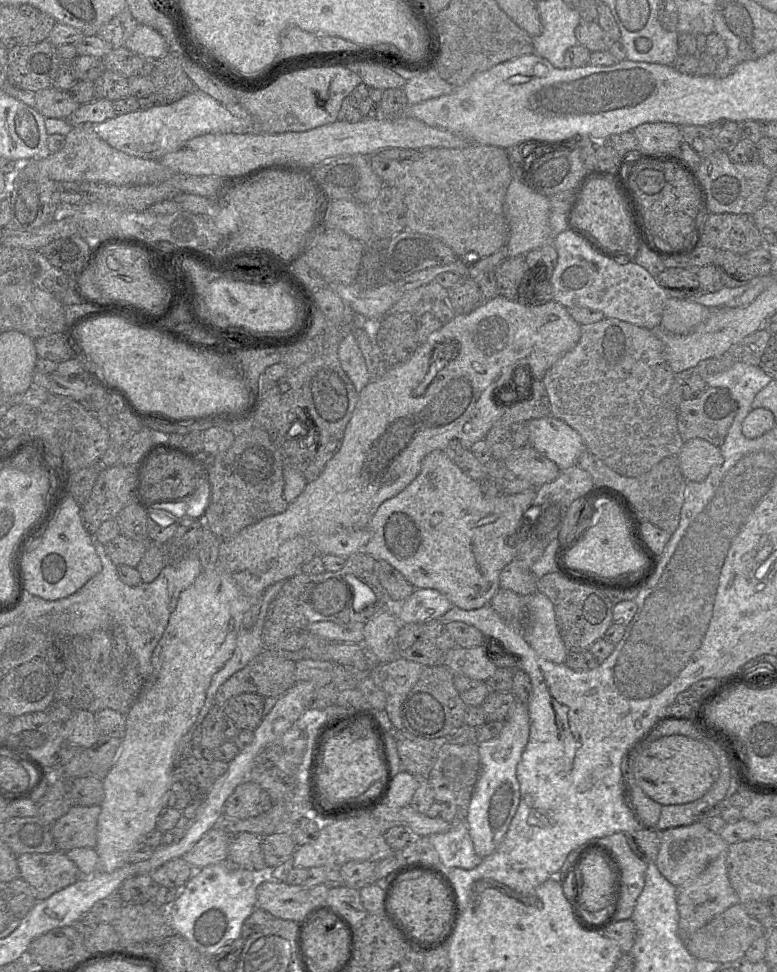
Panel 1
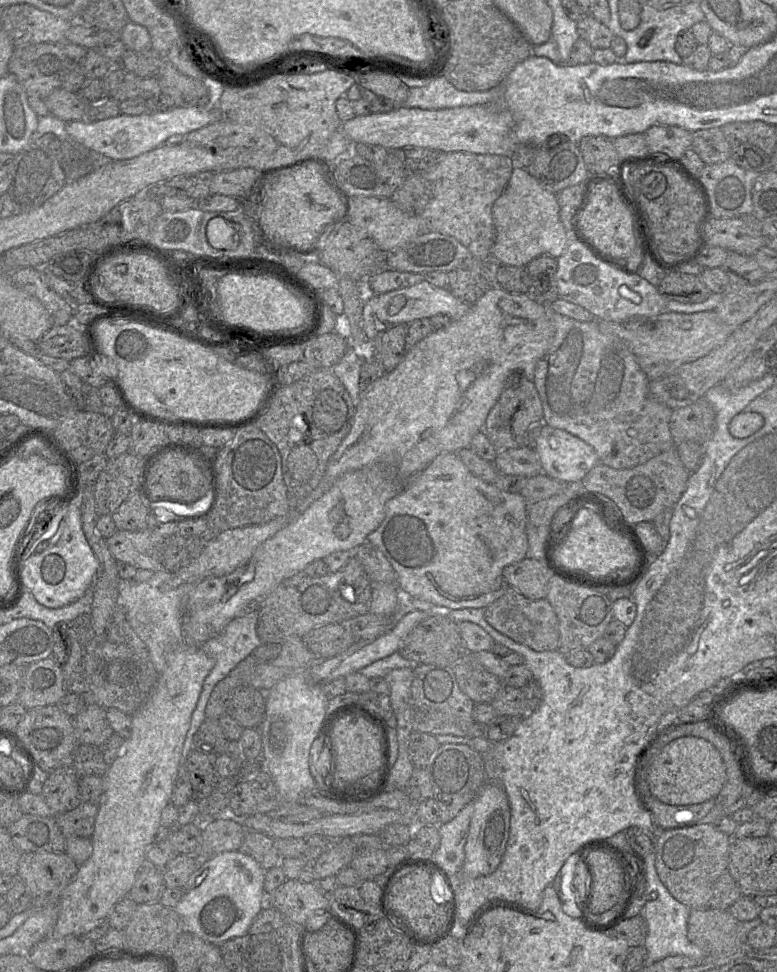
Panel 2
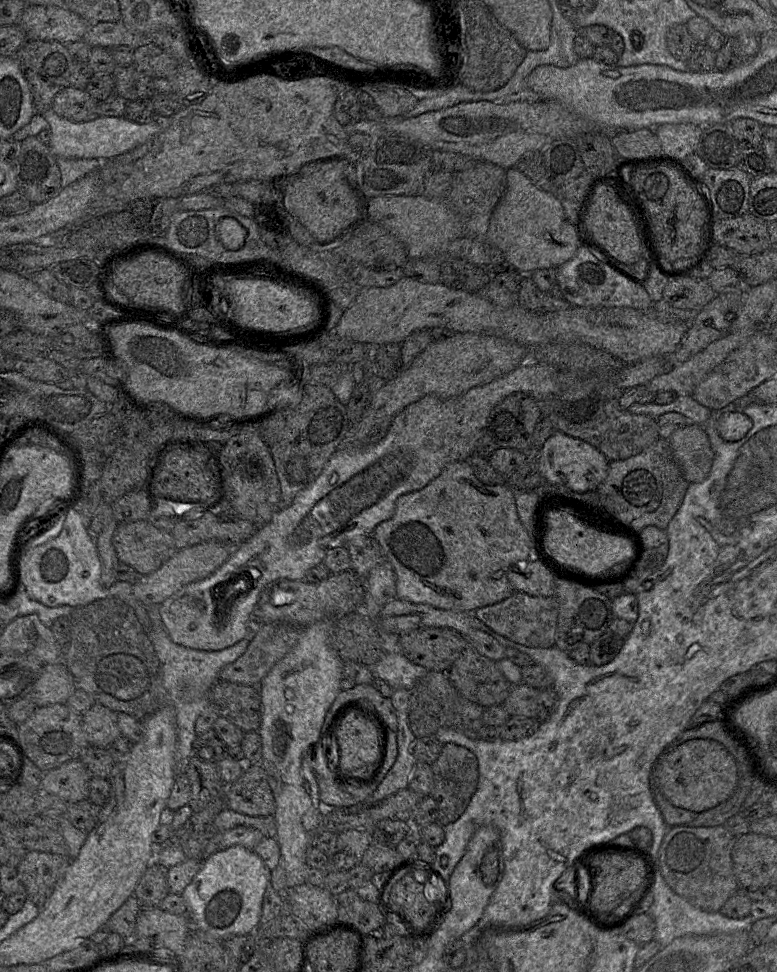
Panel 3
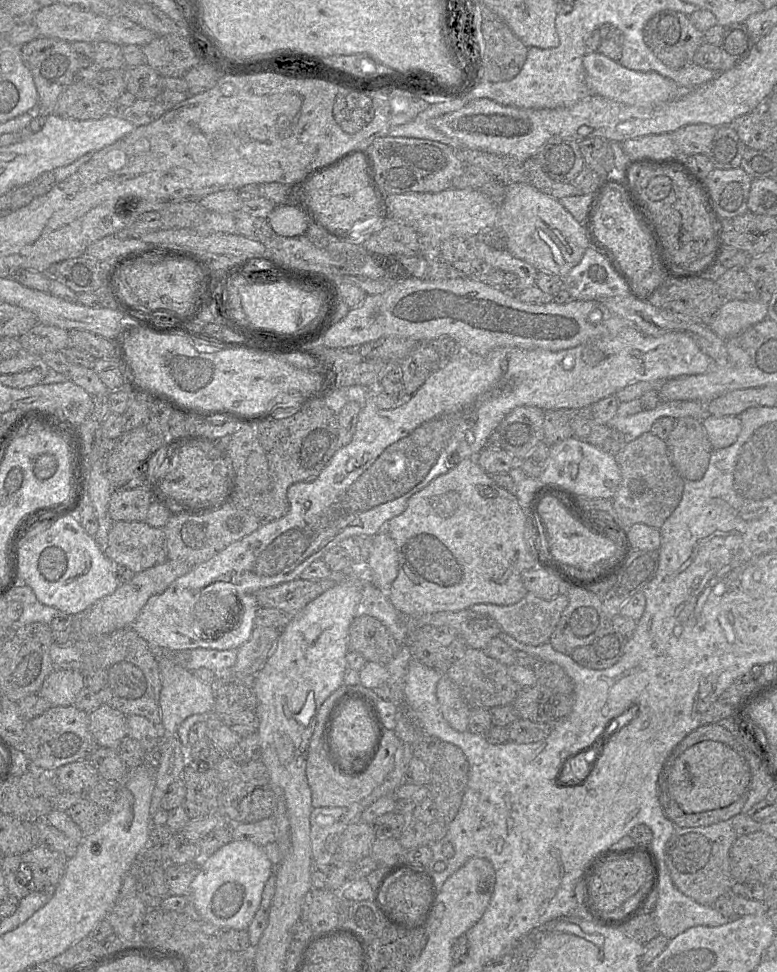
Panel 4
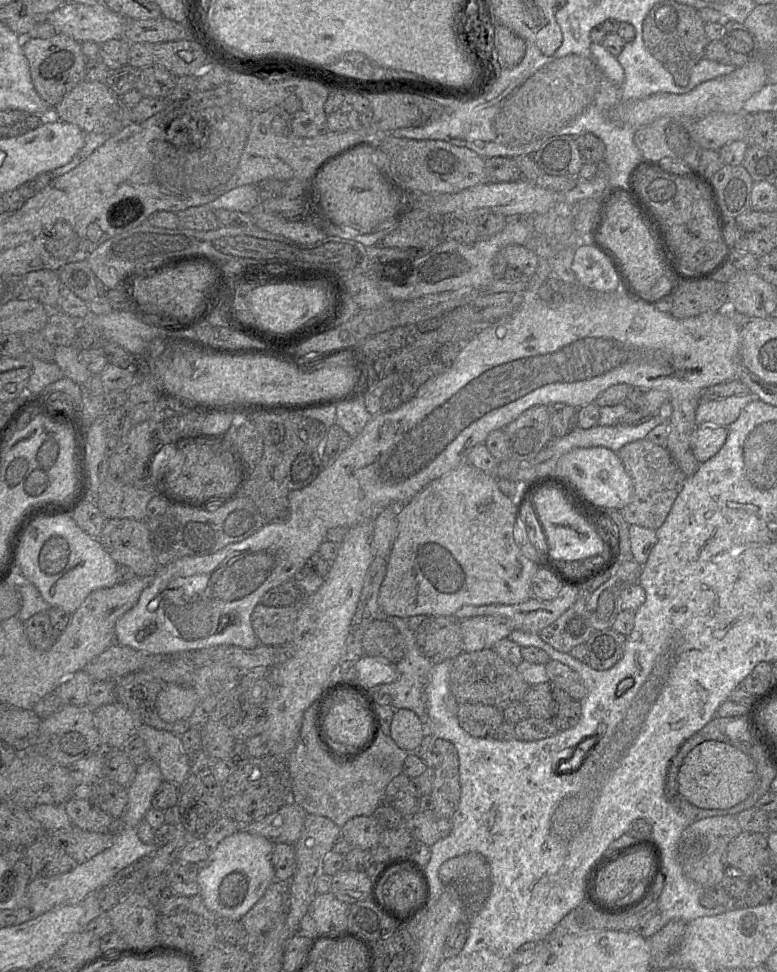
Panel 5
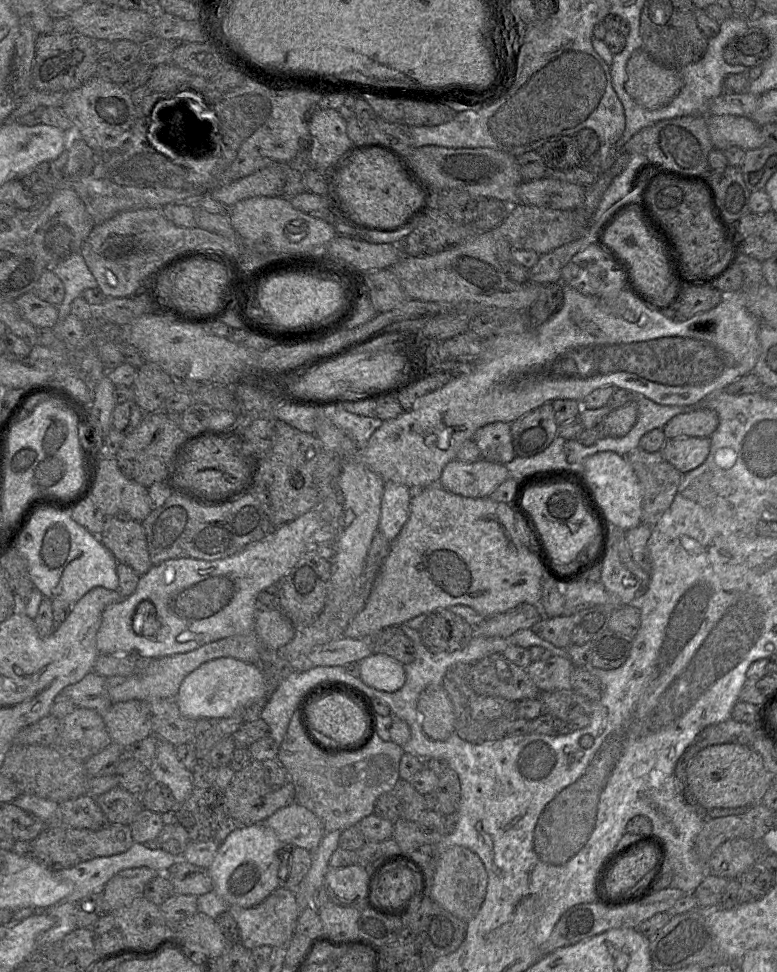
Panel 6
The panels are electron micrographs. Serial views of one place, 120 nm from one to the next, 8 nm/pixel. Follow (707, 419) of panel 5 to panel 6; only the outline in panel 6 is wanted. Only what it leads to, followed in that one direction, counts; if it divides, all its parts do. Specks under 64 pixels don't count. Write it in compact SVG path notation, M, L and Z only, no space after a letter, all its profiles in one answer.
M710 409L693 410L673 417L664 427L667 439L678 436L710 437L719 424L715 411Z

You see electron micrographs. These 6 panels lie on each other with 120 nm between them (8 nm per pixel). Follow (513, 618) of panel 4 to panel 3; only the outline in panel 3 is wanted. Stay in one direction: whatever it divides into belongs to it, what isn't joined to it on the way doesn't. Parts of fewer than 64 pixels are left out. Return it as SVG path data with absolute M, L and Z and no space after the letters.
M515 591L502 602L476 610L474 616L494 632L518 644L536 648L555 645L558 602L554 596L532 596Z

